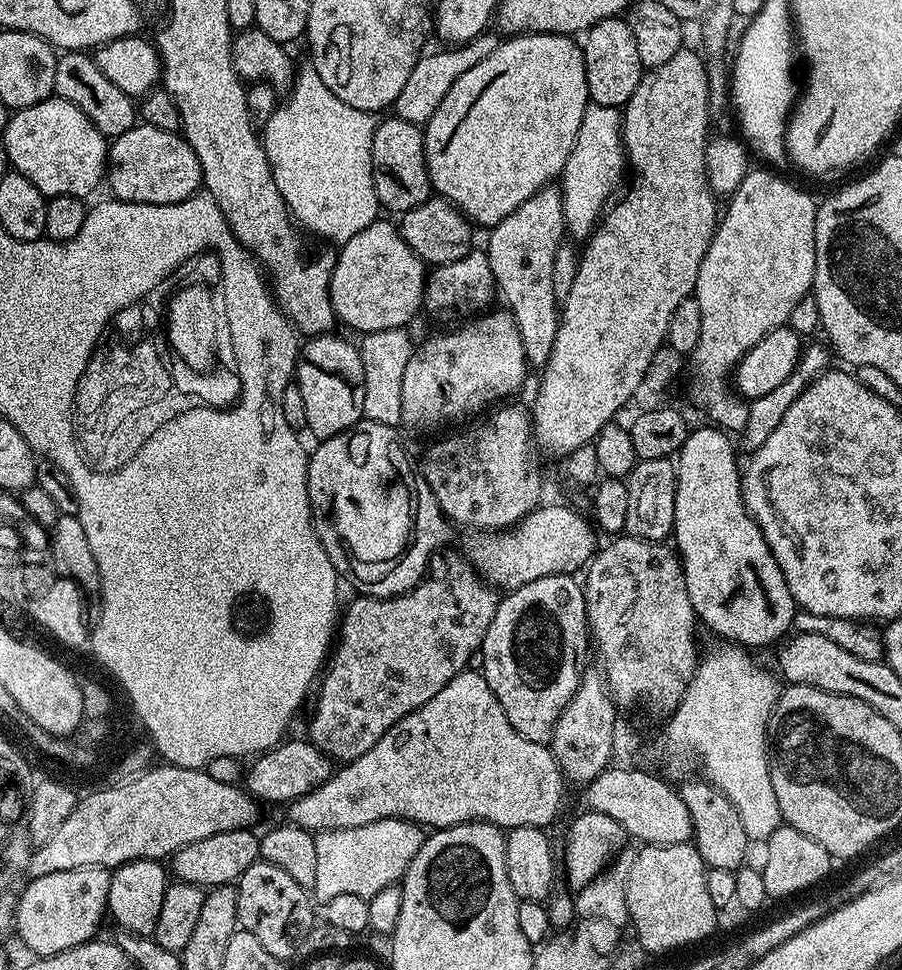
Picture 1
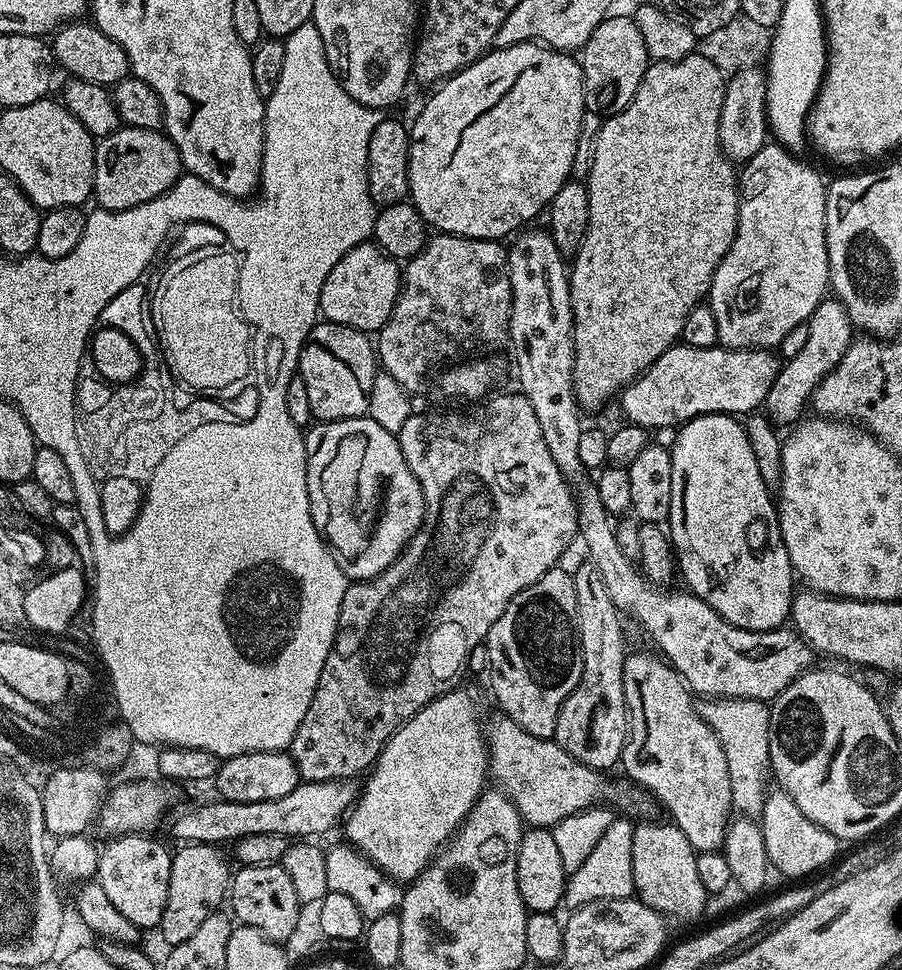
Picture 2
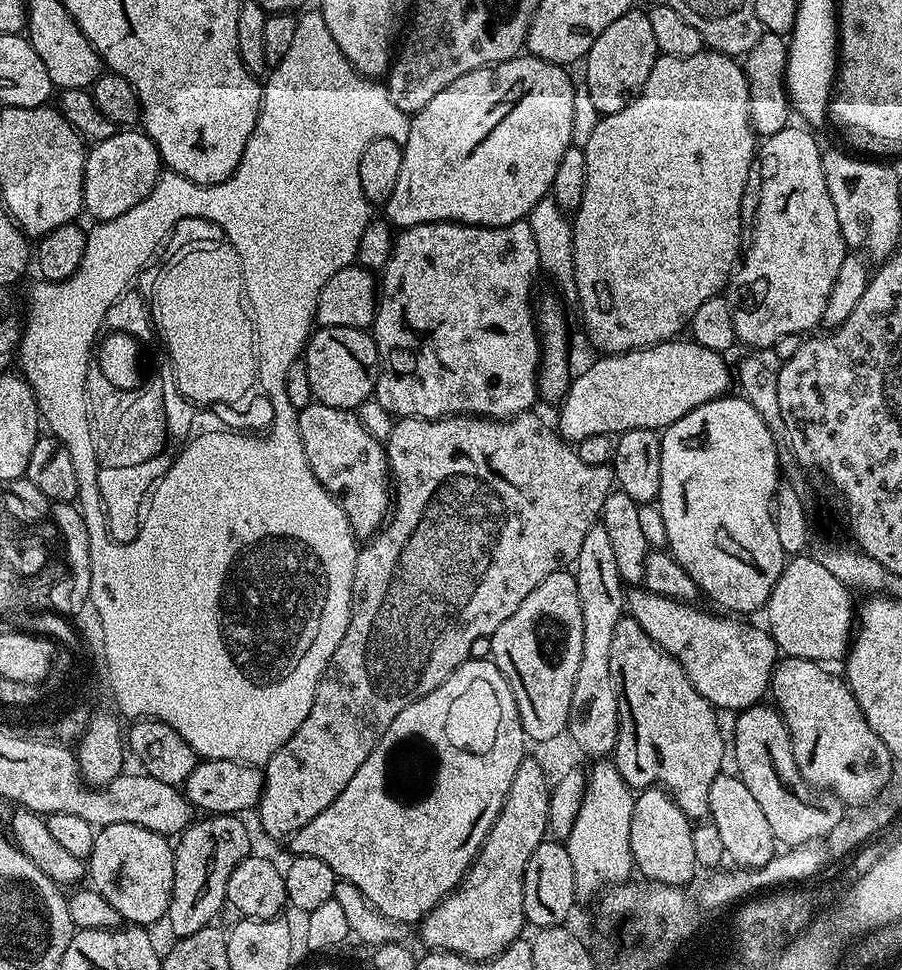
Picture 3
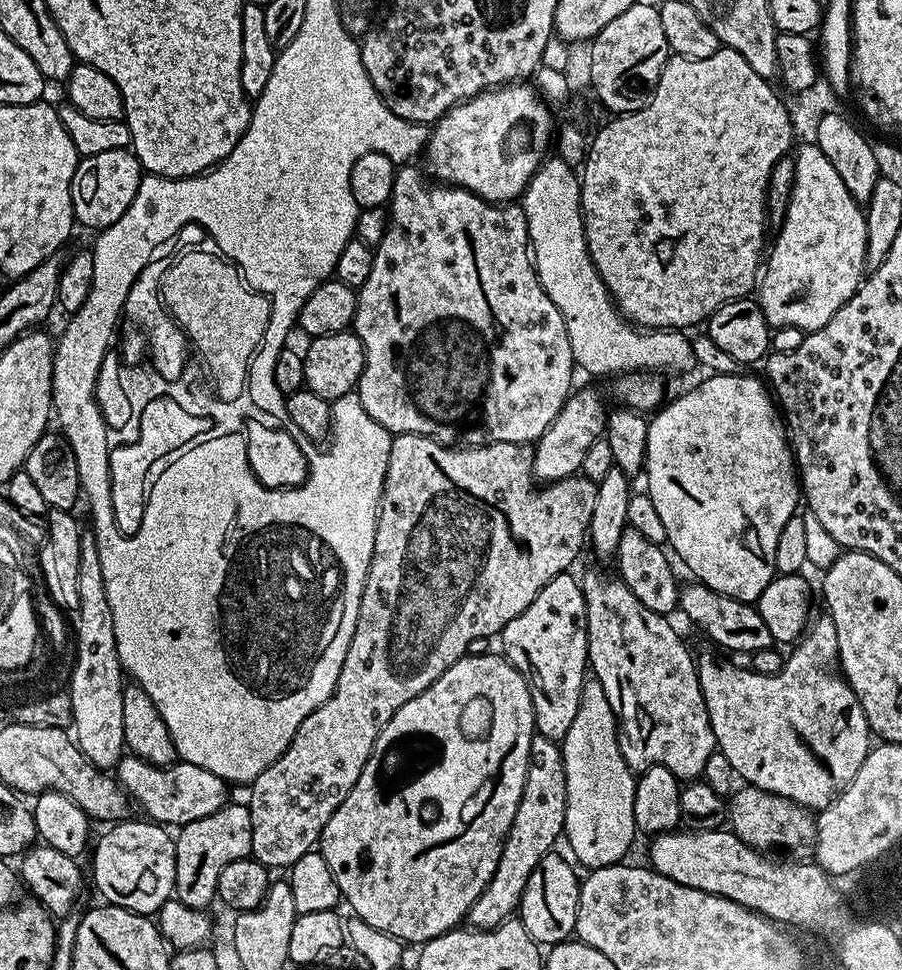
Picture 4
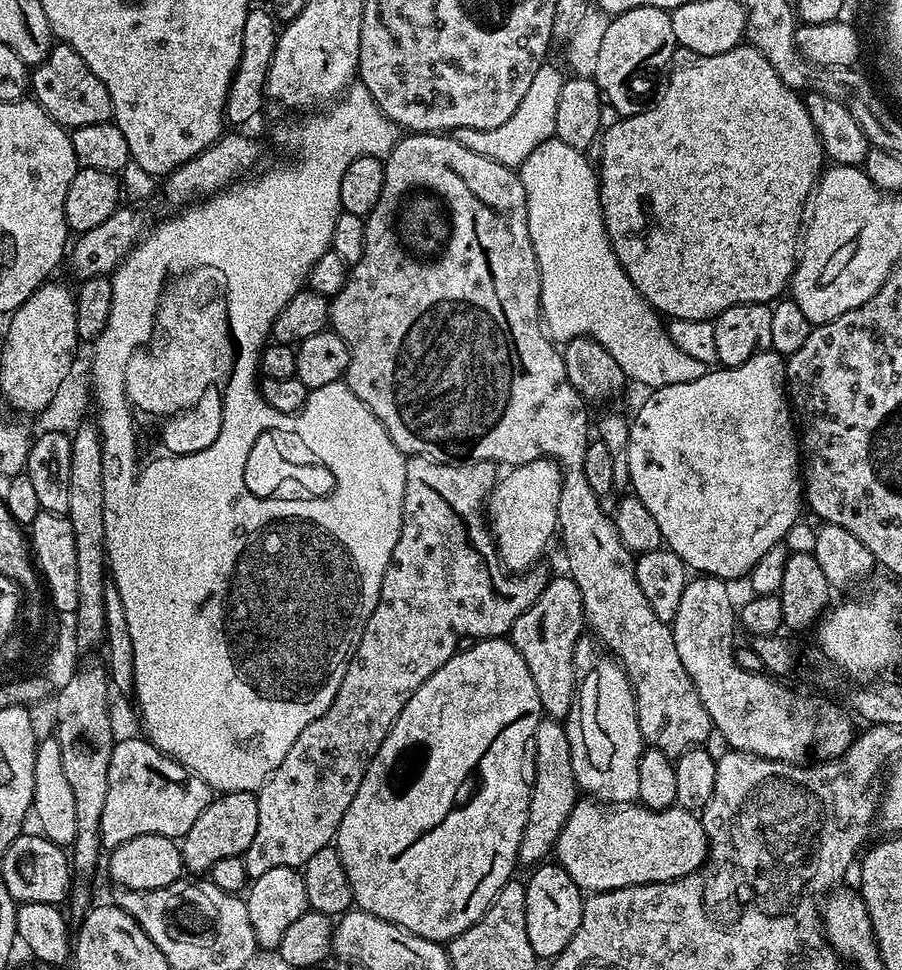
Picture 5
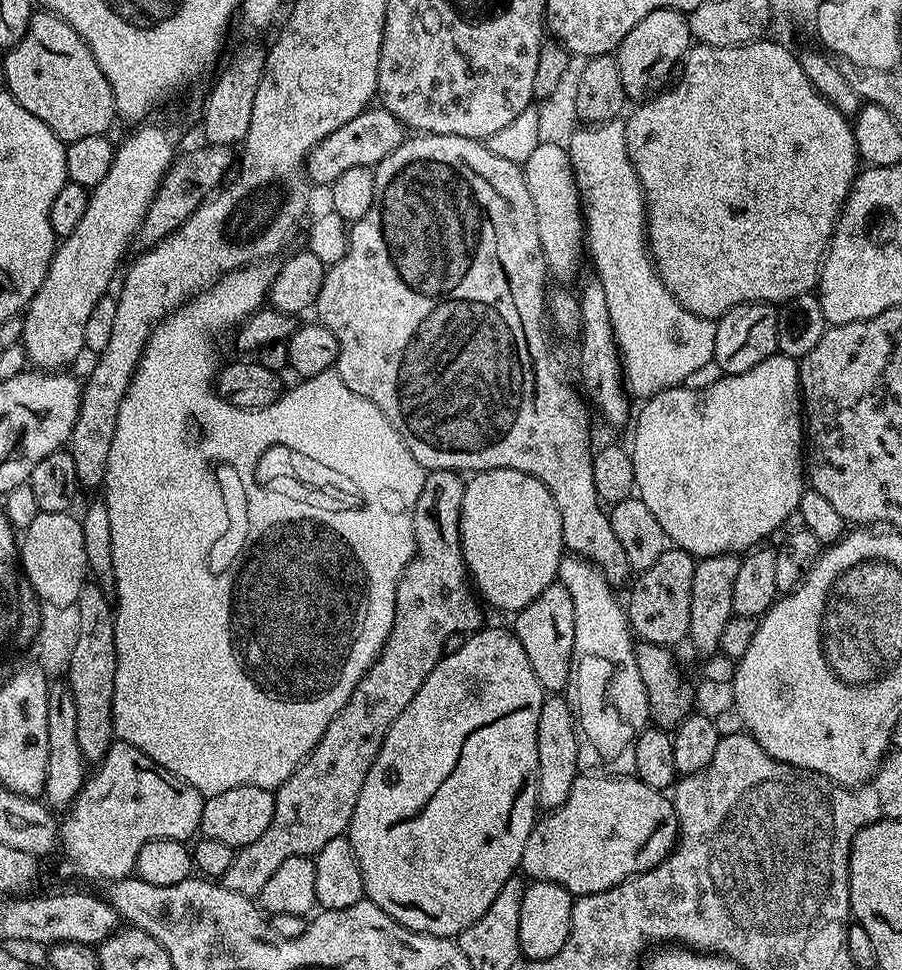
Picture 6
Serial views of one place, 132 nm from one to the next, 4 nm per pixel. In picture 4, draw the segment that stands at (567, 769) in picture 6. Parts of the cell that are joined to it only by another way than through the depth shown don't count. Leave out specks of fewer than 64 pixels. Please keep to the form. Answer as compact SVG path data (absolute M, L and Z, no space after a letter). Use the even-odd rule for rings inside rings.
M533 735L522 798L504 840L498 870L494 870L494 878L490 878L486 890L482 890L478 902L474 902L466 917L473 929L497 928L519 909L520 896L526 890L526 882L530 882L530 874L534 874L534 866L538 866L545 854L557 847L556 839L559 841L563 837L565 818L566 770L561 745L545 736Z

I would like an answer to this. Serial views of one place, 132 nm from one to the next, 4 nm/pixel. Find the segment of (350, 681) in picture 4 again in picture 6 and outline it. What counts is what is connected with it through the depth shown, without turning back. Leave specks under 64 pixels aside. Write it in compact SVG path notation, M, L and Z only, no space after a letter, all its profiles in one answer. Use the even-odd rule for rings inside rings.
M432 470L425 475L422 494L418 498L416 509L412 512L416 555L409 562L408 569L404 571L403 576L400 577L396 591L394 626L390 630L388 641L384 644L384 649L380 651L379 658L372 664L371 670L362 679L356 681L346 706L342 706L342 710L334 714L330 726L326 726L322 738L314 746L307 761L301 764L294 774L290 774L286 783L275 789L274 818L270 826L266 826L266 834L262 834L258 842L250 842L244 848L239 849L234 862L230 862L230 870L226 870L222 883L234 894L259 897L262 886L270 882L274 870L278 870L278 866L282 866L286 858L315 857L316 853L322 850L322 846L330 842L330 838L338 838L347 833L348 823L352 821L354 814L356 795L360 793L366 782L366 774L370 766L374 766L374 758L378 758L378 750L390 726L400 717L402 710L410 706L414 694L418 694L422 682L444 652L446 640L457 634L471 634L481 627L481 605L475 599L474 601L468 600L470 577L460 554L461 495L462 480L457 473Z

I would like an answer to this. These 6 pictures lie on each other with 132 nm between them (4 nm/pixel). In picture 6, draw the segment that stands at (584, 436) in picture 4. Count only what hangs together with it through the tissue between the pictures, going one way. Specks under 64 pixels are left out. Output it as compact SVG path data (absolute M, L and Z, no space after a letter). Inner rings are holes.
M495 468L475 473L469 480L472 481L463 485L460 498L460 554L464 566L485 605L515 614L534 602L546 586L557 583L560 561L566 552L558 506L550 489L522 470Z

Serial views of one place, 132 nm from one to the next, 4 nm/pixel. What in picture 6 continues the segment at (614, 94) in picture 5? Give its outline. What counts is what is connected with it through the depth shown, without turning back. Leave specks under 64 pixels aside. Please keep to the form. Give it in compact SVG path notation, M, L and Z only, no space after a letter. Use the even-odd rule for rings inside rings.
M663 8L646 14L646 18L642 18L626 38L622 38L614 53L625 97L629 101L636 100L632 102L655 97L669 83L672 67L683 61L692 43L692 31L685 13L677 12L675 8Z

